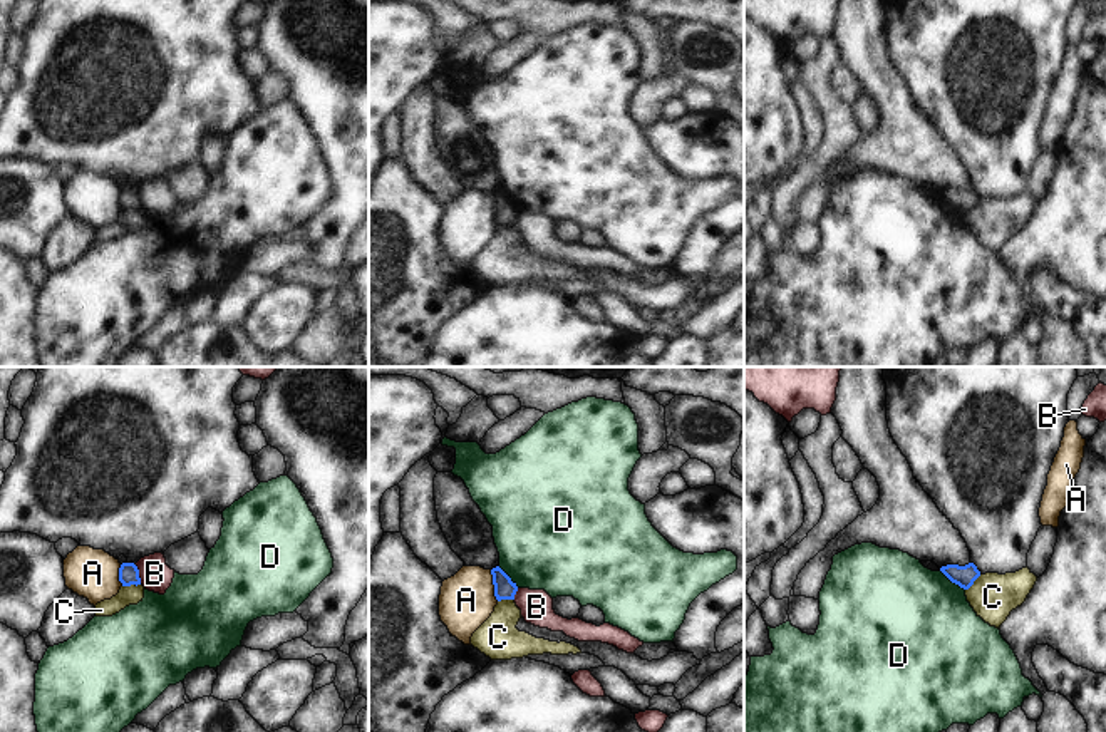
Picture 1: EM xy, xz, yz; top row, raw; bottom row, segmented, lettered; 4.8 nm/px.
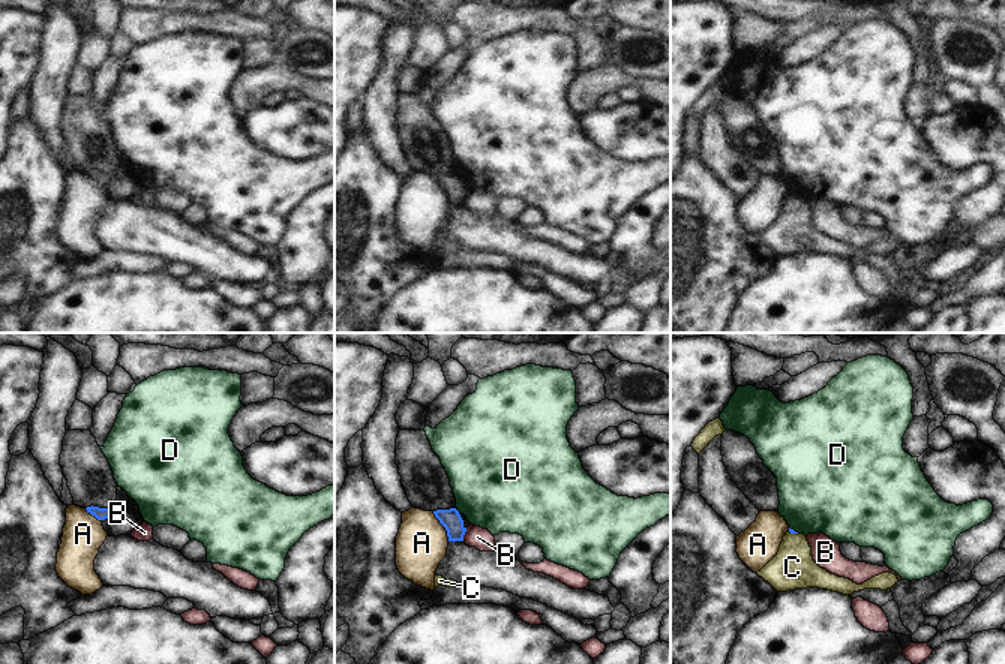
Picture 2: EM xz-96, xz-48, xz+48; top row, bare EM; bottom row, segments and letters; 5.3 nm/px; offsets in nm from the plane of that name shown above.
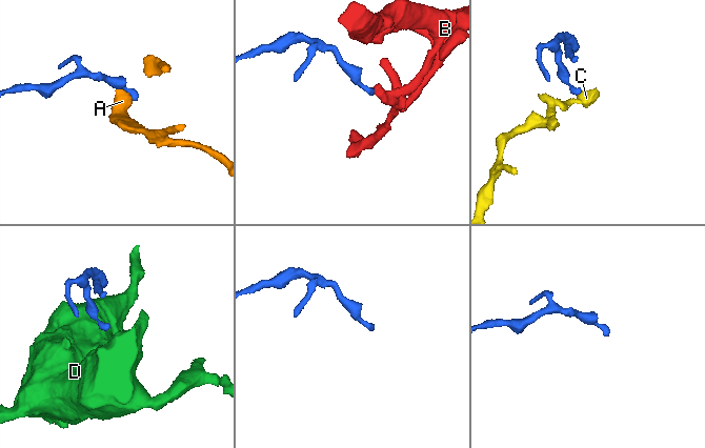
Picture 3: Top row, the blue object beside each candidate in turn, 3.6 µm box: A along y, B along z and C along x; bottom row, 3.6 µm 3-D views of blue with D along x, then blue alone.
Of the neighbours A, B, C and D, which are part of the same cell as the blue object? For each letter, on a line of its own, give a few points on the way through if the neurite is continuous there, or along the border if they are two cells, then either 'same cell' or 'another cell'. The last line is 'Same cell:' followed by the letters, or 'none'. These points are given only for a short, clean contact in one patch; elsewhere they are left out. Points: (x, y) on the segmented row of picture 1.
A: border xz (490, 570), (493, 595), (498, 600); another cell
B: border xy (134, 565), (141, 583); another cell
C: border xy (139, 583), (123, 587); another cell
D: border yz (940, 570), (964, 590); another cell
Same cell: none

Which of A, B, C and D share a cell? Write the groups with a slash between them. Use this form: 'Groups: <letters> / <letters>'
Groups: A / B / C / D

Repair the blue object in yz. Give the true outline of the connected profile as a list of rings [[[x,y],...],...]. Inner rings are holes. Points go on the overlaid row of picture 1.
[[[969,563],[965,566],[959,564],[947,564],[942,566],[940,571],[955,585],[959,585],[964,590],[969,590],[974,581],[980,576],[980,571],[974,563]]]

